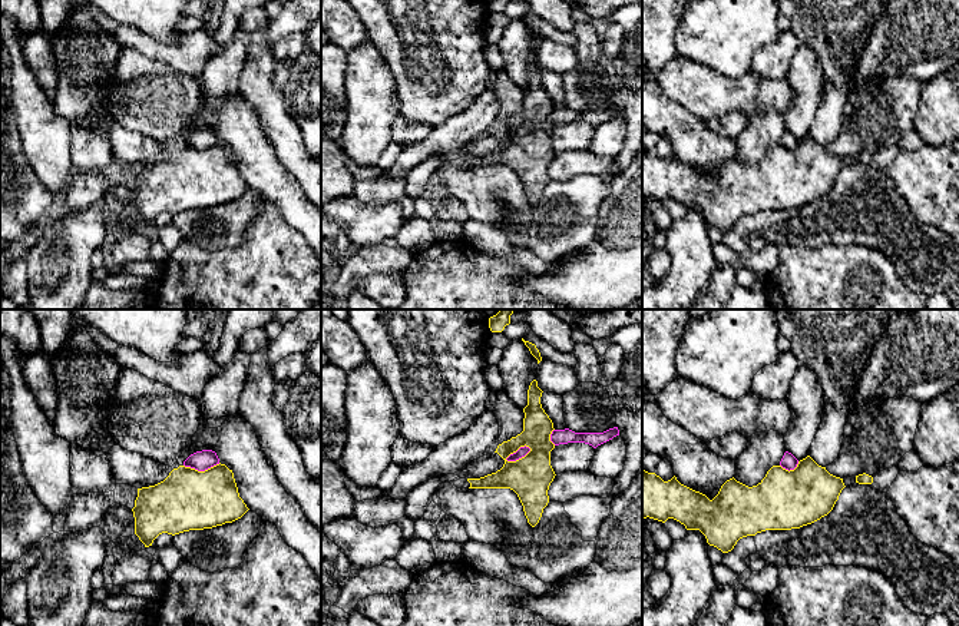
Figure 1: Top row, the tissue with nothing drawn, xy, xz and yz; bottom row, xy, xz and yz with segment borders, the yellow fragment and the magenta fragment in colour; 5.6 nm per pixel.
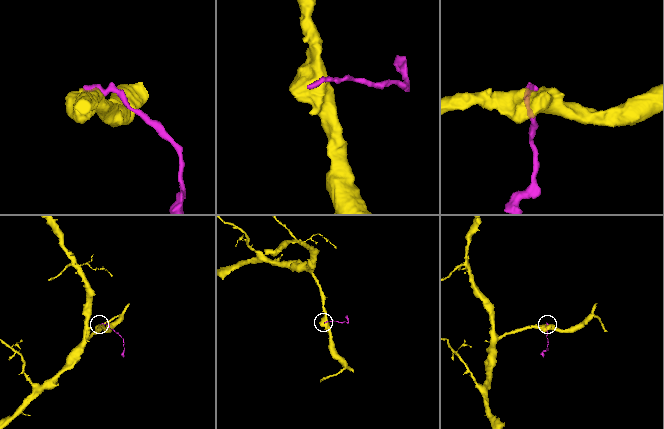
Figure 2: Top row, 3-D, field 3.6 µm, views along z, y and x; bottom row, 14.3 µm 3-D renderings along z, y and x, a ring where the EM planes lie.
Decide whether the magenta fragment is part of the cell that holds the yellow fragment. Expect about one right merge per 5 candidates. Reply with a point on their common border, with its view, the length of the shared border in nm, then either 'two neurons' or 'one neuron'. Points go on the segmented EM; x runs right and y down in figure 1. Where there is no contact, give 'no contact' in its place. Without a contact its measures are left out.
contact xz (519, 459); length 160 nm; two neurons

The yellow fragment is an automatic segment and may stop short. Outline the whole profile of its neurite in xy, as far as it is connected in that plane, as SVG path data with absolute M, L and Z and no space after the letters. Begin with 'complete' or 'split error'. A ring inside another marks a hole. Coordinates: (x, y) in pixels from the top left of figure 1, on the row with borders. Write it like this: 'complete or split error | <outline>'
complete | M221 463L205 471L185 466L173 468L163 481L138 488L132 509L135 534L145 547L152 546L162 533L175 536L189 530L212 529L241 519L248 510L239 497L232 470Z

